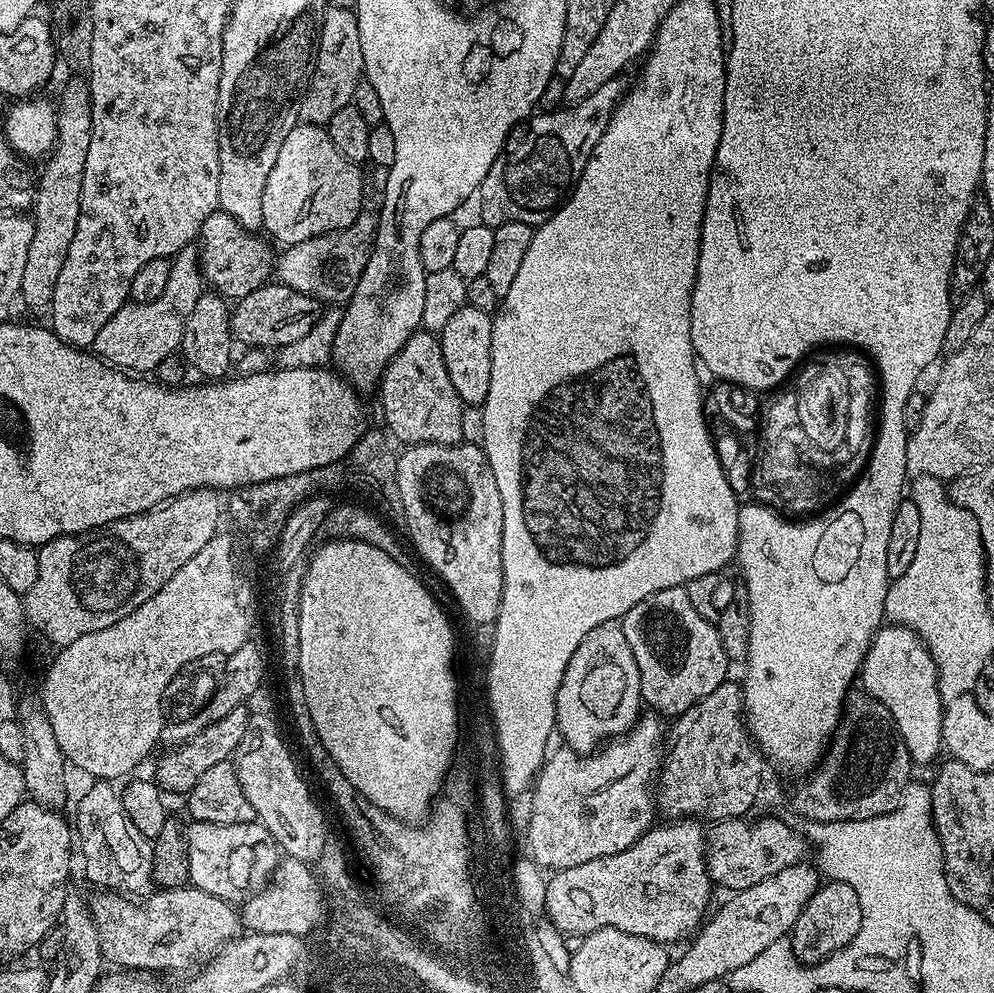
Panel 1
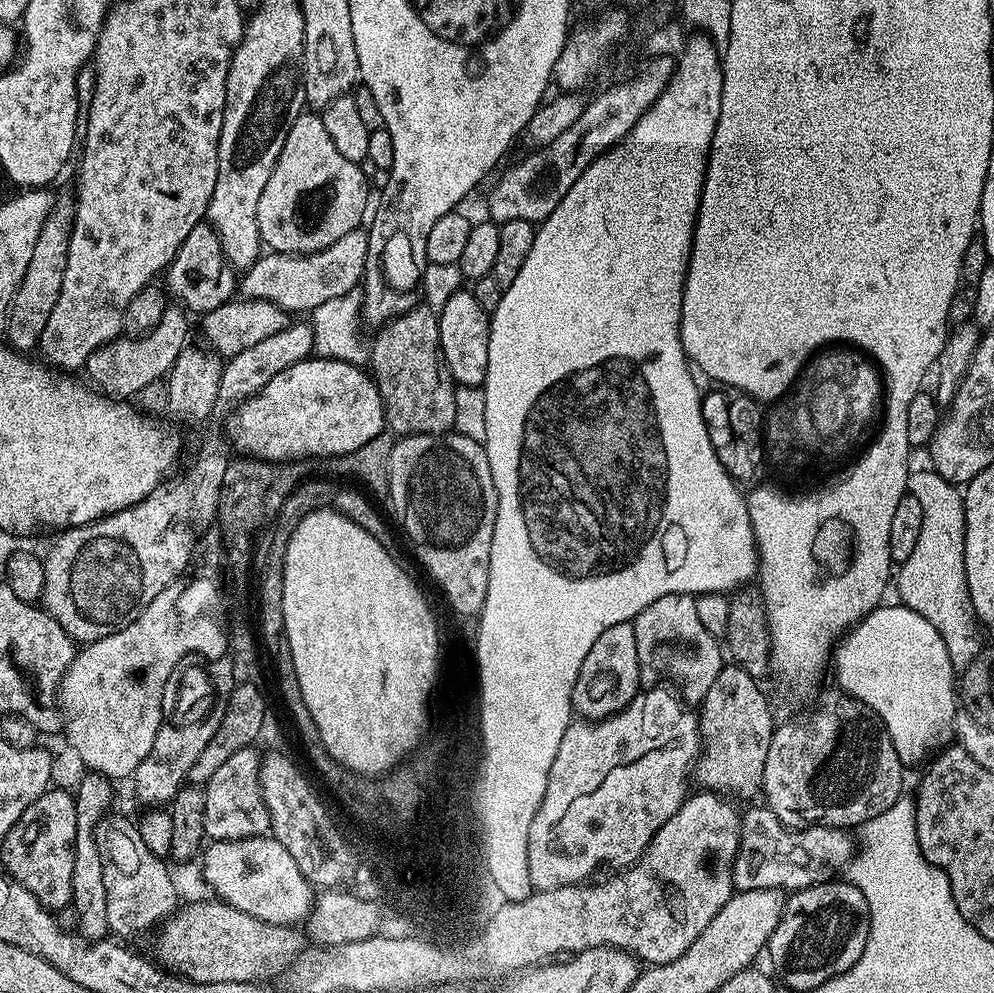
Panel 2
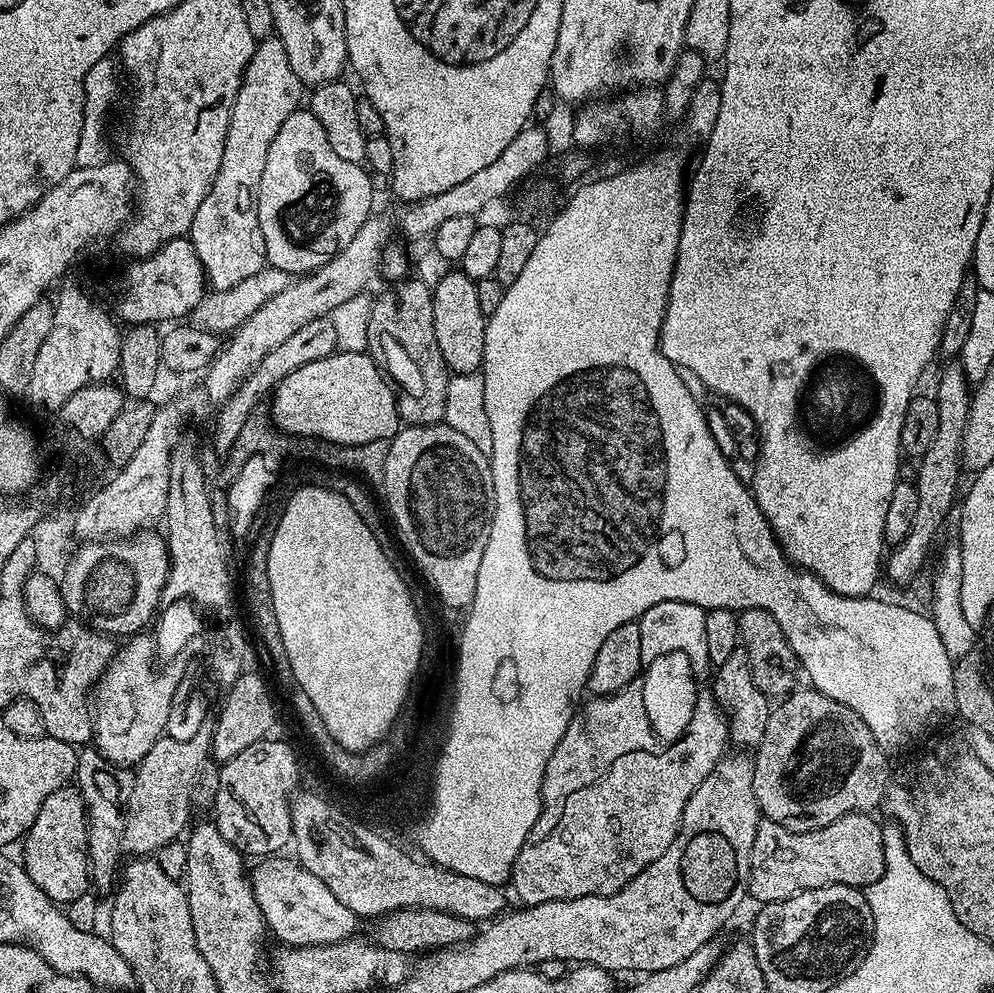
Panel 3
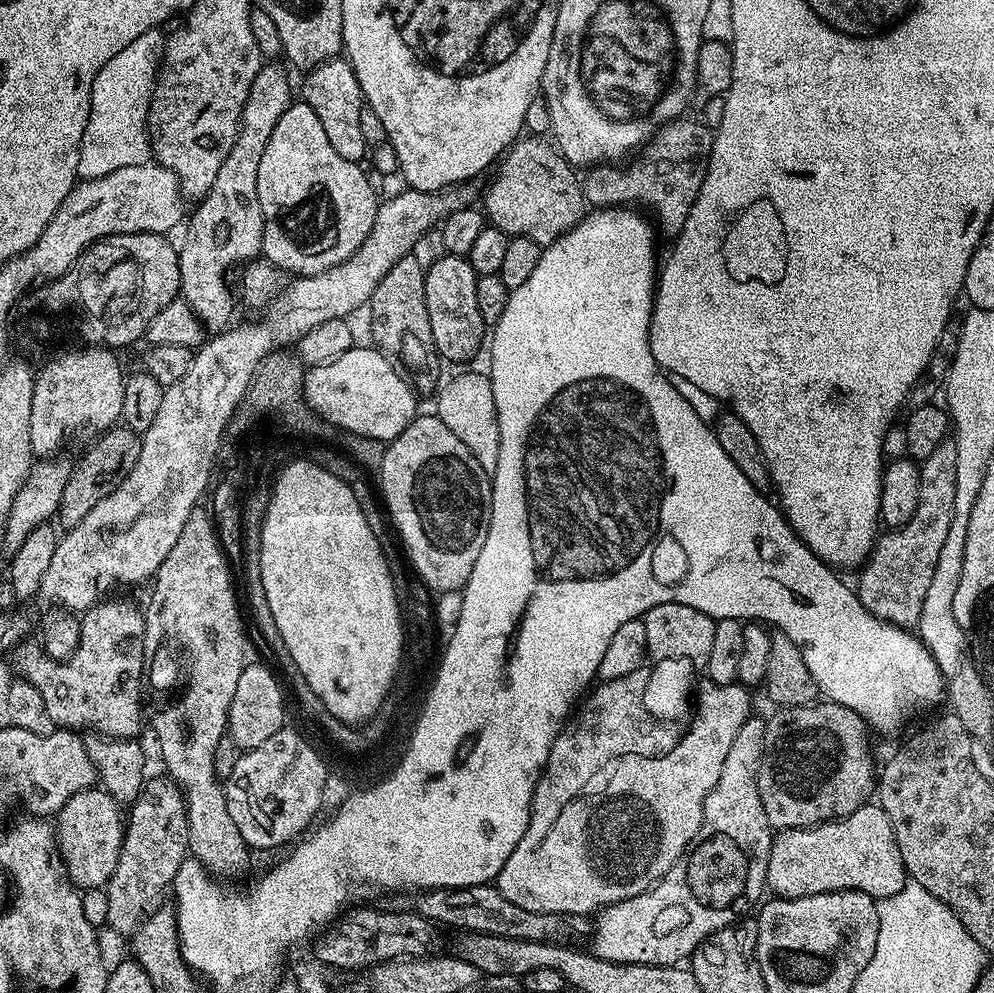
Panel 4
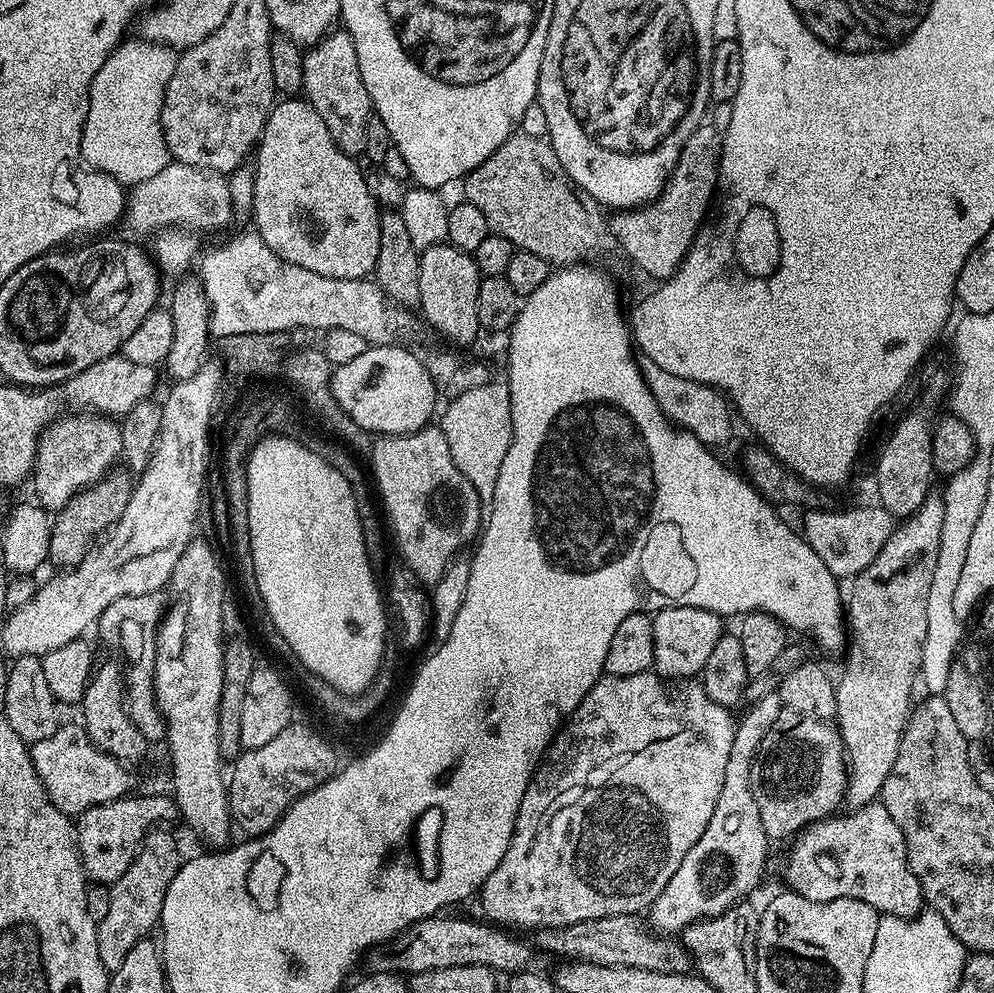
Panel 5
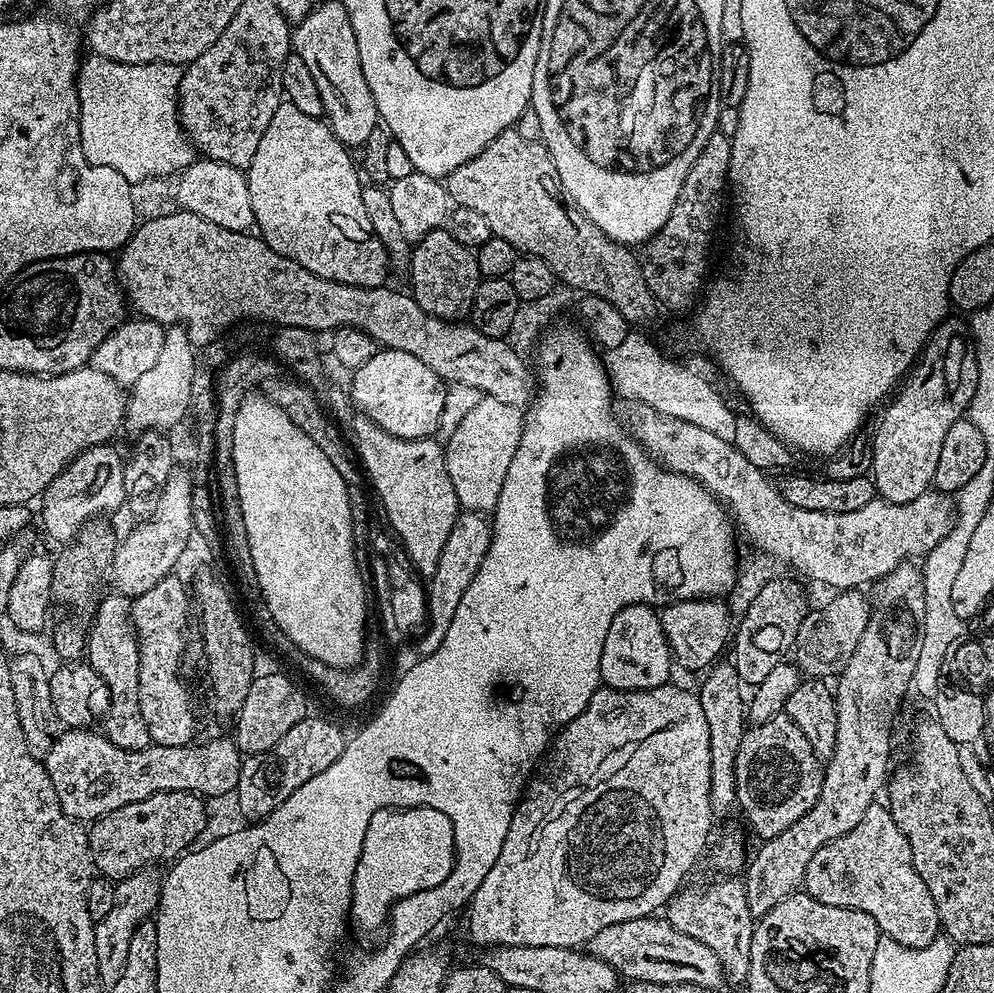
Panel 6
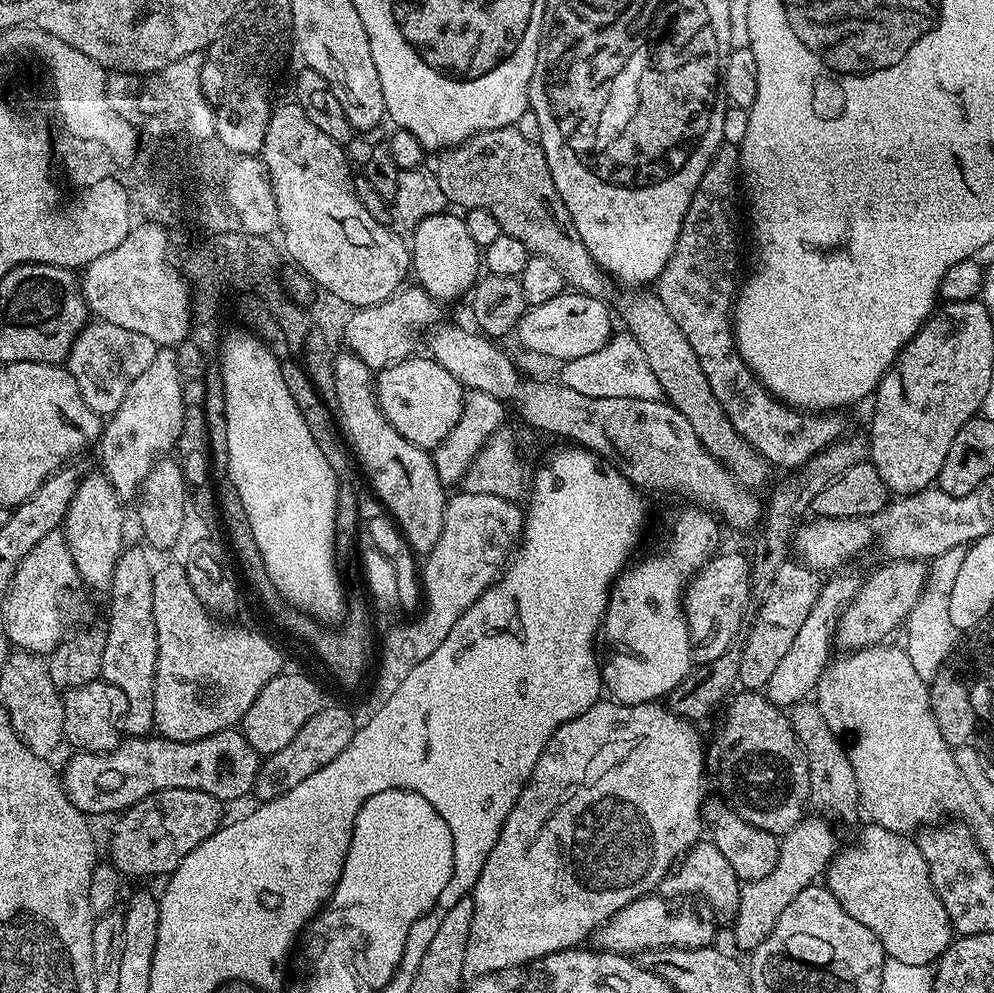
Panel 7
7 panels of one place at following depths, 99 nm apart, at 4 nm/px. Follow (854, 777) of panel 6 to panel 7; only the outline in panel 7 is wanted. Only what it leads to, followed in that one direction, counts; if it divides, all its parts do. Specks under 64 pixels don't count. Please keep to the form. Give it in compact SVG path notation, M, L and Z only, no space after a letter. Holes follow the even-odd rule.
M819 814L805 815L794 827L779 837L780 849L778 862L774 862L774 870L764 878L745 880L740 885L740 897L736 914L731 921L732 940L745 954L756 951L766 938L770 938L770 930L778 926L778 918L782 918L782 910L802 894L811 884L817 883L825 875L828 863L837 851L836 836L832 833L833 825Z

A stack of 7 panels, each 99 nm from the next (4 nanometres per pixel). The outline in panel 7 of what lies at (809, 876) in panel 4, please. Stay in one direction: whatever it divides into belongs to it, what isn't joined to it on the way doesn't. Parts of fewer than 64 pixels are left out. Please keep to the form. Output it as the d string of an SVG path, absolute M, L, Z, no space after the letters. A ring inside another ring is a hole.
M871 822L865 823L865 825L865 828L860 832L860 837L858 837L849 848L841 847L839 851L833 855L826 871L826 887L832 891L834 898L838 898L842 910L846 910L846 914L850 914L850 918L854 918L857 922L862 922L862 926L870 929L878 938L878 942L882 942L884 954L887 959L906 962L906 966L929 966L939 960L940 955L948 949L948 945L951 944L954 939L954 933L950 918L946 914L946 906L942 906L942 902L930 882L930 870L926 866L926 858L922 858L922 850L918 850L915 839L913 839L911 835L902 832L891 832Z

